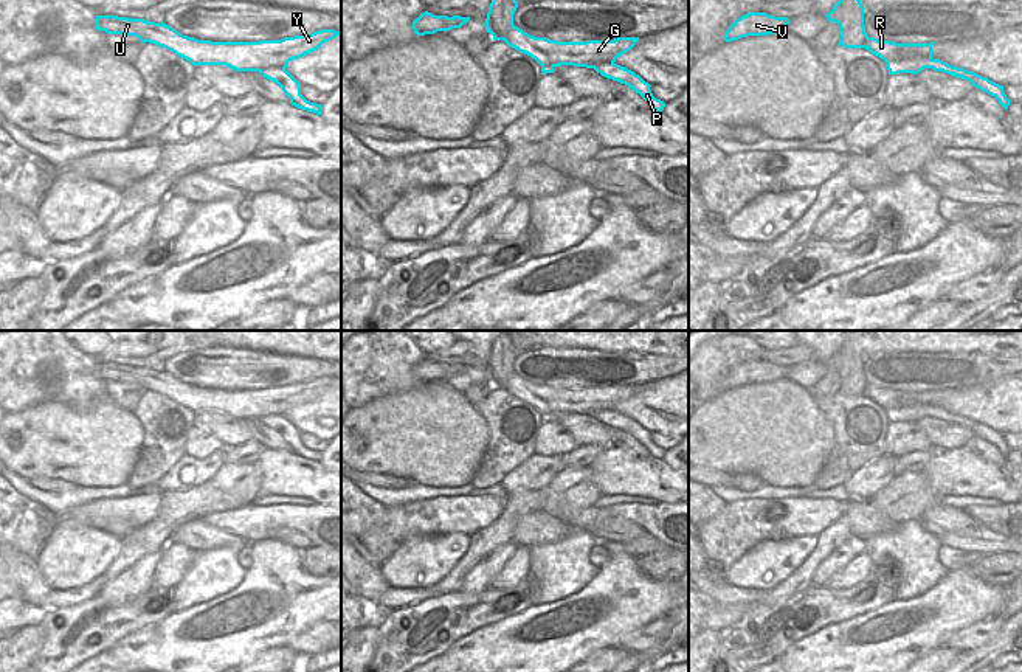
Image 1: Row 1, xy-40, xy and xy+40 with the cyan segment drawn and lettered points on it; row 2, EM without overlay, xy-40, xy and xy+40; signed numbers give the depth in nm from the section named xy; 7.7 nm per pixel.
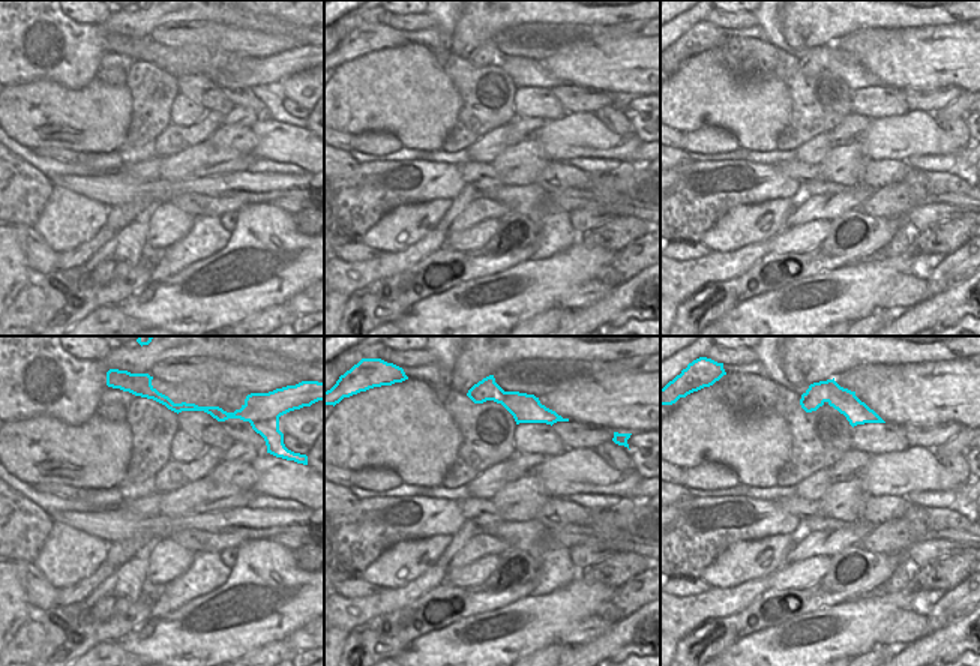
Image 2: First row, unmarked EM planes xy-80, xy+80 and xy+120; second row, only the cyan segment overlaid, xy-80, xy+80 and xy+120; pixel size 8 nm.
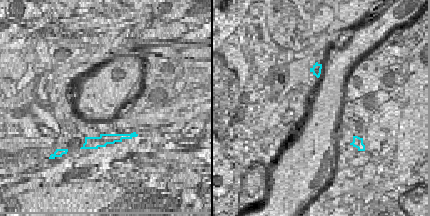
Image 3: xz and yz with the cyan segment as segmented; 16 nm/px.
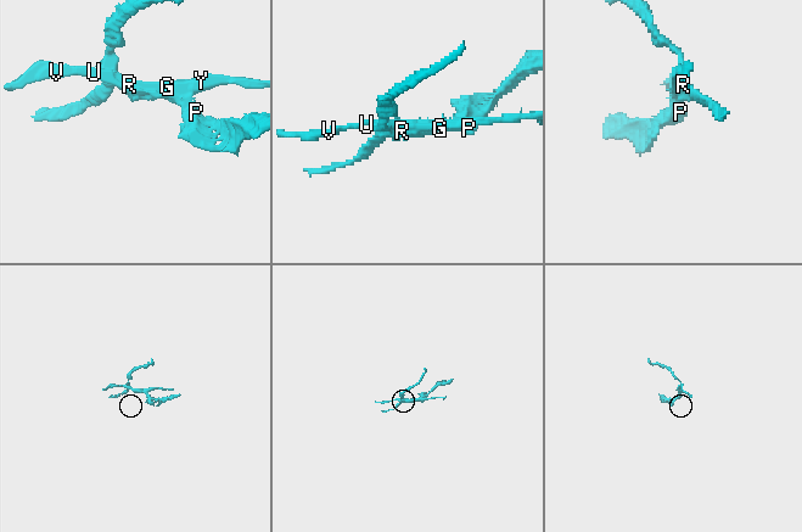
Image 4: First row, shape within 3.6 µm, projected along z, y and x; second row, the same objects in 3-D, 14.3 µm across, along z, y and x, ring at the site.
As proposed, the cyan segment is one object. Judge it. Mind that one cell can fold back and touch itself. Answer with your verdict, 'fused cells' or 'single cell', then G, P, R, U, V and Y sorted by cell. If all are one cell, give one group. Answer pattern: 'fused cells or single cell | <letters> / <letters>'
fused cells | G R U V Y / P

